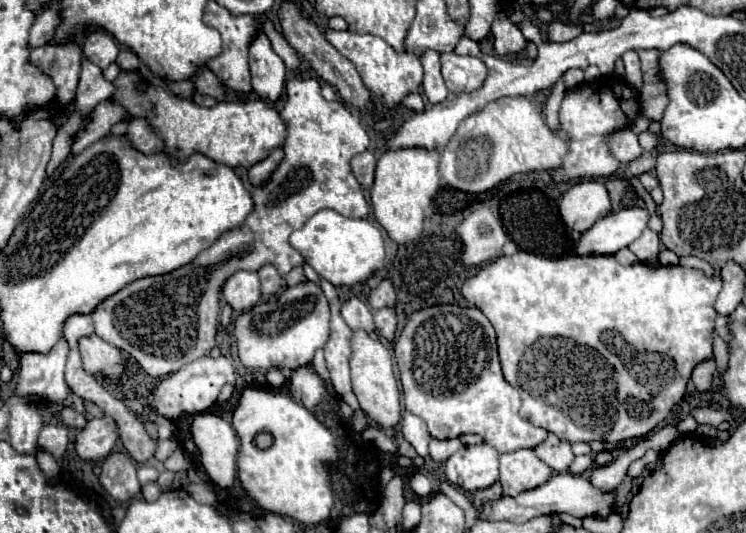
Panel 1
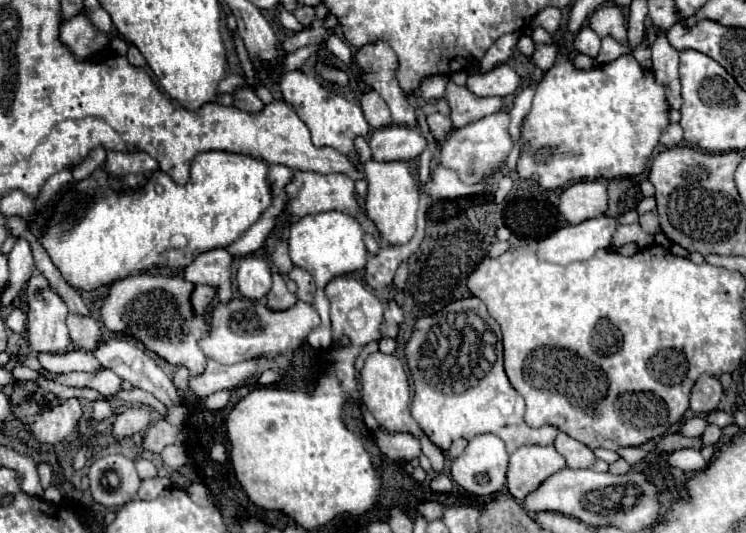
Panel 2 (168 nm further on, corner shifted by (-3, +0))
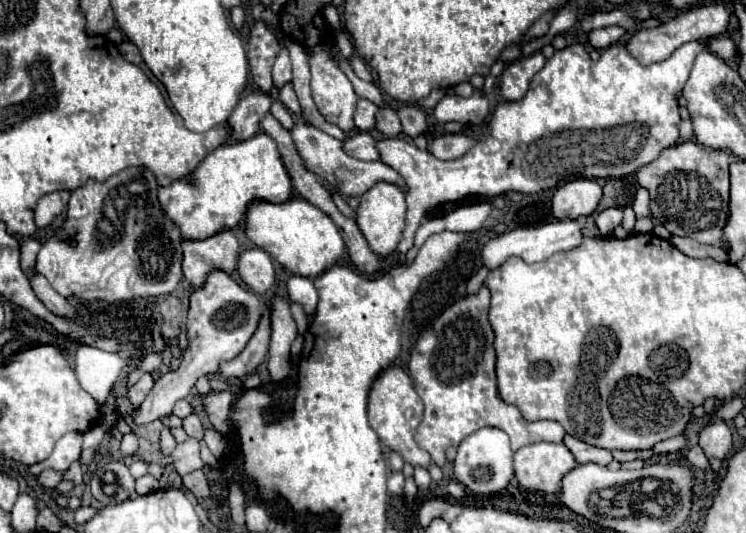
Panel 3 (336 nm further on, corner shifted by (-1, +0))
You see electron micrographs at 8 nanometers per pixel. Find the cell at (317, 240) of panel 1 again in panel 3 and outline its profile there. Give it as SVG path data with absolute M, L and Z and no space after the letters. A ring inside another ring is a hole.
M289 200L281 204L253 202L245 216L247 236L281 266L305 278L317 278L345 254L345 240L333 220L307 200Z

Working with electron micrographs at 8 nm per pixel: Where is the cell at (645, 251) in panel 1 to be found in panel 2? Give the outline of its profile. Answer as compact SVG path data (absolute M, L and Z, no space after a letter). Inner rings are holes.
M639 224L631 226L619 226L613 234L613 246L621 248L627 242L635 242L639 248L645 248L647 244L653 244L653 234L647 234L639 228Z

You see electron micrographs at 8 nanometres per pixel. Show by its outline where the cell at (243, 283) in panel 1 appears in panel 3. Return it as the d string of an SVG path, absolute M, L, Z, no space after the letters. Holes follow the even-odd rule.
M251 248L239 256L237 272L241 280L257 294L265 294L275 282L275 268L265 250Z

